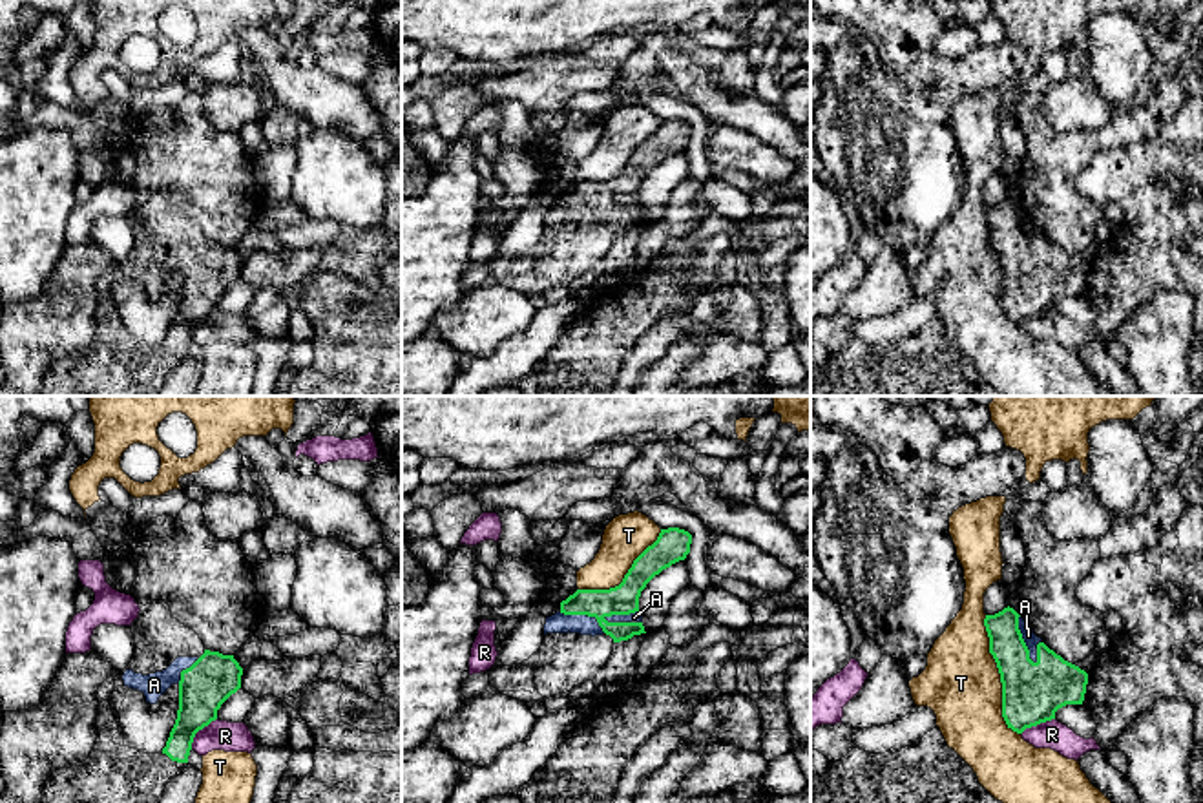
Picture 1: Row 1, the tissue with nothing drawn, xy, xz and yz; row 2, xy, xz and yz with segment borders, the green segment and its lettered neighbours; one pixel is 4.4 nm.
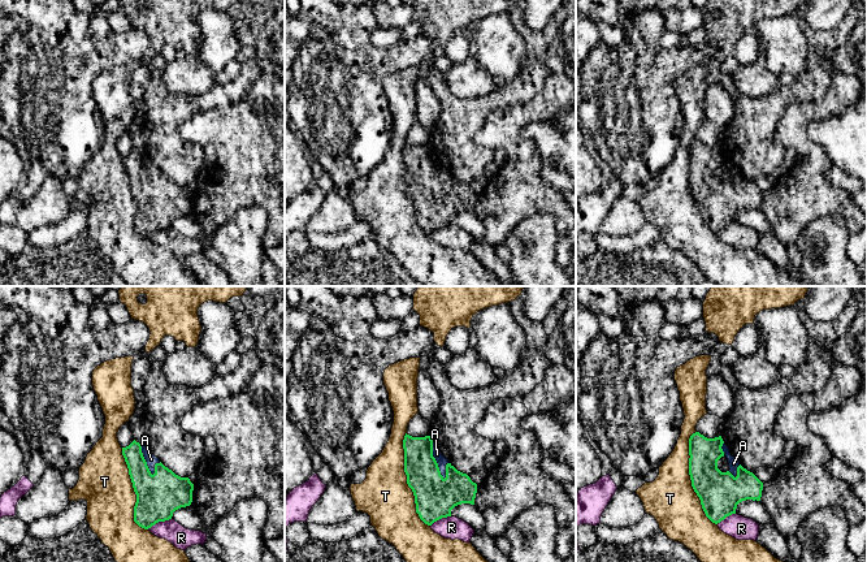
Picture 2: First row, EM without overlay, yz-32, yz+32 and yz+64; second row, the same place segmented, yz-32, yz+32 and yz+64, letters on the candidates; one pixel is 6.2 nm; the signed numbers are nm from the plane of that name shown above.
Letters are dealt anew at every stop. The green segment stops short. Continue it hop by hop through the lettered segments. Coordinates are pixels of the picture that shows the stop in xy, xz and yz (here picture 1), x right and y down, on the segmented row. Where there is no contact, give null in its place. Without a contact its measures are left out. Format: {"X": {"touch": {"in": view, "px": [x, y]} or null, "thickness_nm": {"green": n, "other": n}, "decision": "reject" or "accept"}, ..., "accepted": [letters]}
{"A": {"touch": {"in": "xz", "px": [623, 623]}, "thickness_nm": {"green": 140, "other": 50}, "decision": "accept"}, "R": {"touch": {"in": "xy", "px": [198, 730]}, "thickness_nm": {"green": 220, "other": 130}, "decision": "reject"}, "T": {"touch": {"in": "yz", "px": [1001, 676]}, "thickness_nm": {"green": 280, "other": 340}, "decision": "reject"}, "accepted": ["A"]}

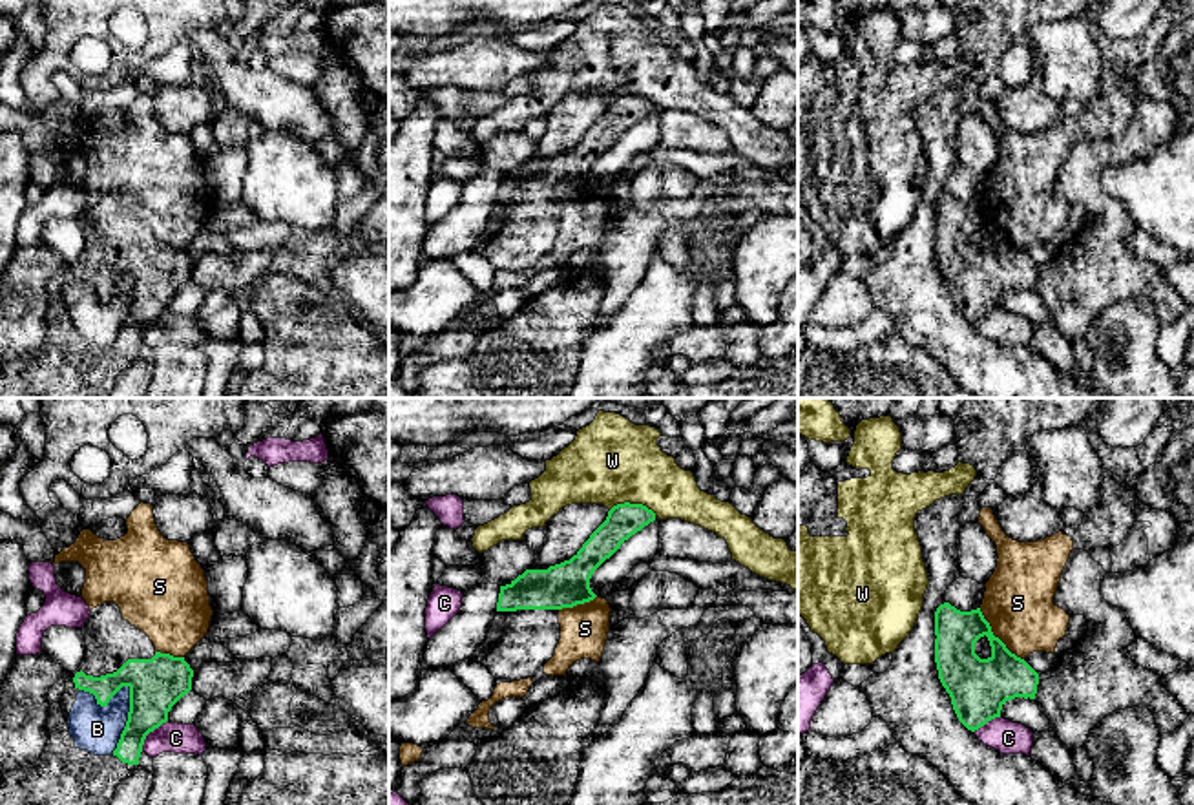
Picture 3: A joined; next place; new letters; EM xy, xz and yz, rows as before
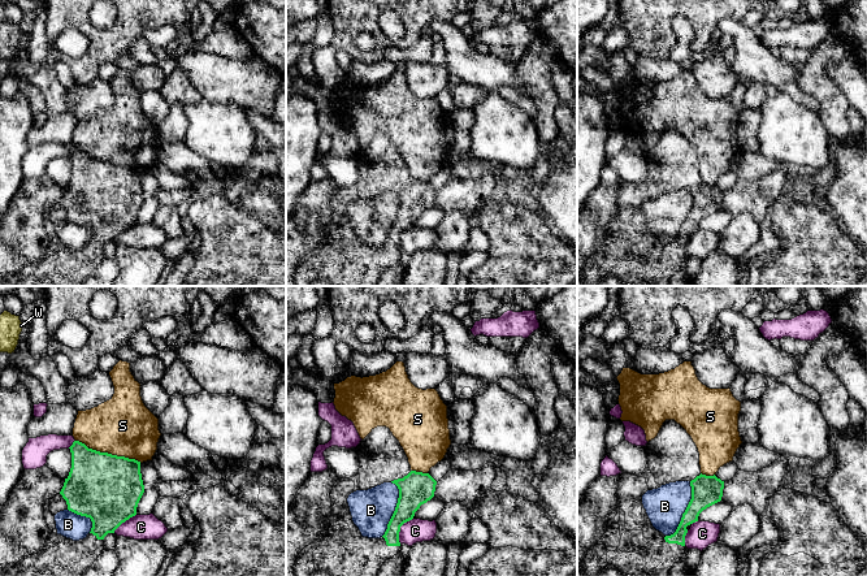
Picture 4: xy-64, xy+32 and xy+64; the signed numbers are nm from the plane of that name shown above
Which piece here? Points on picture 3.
{"B": {"touch": {"in": "xy", "px": [130, 696]}, "thickness_nm": {"green": 240, "other": 220}, "decision": "reject"}, "C": {"touch": {"in": "xy", "px": [148, 732]}, "thickness_nm": {"green": 240, "other": 130}, "decision": "reject"}, "S": {"touch": {"in": "yz", "px": [994, 636]}, "thickness_nm": {"green": 260, "other": 300}, "decision": "reject"}, "W": {"touch": {"in": "xz", "px": [634, 504]}, "thickness_nm": {"green": 150, "other": 380}, "decision": "reject"}, "accepted": []}

